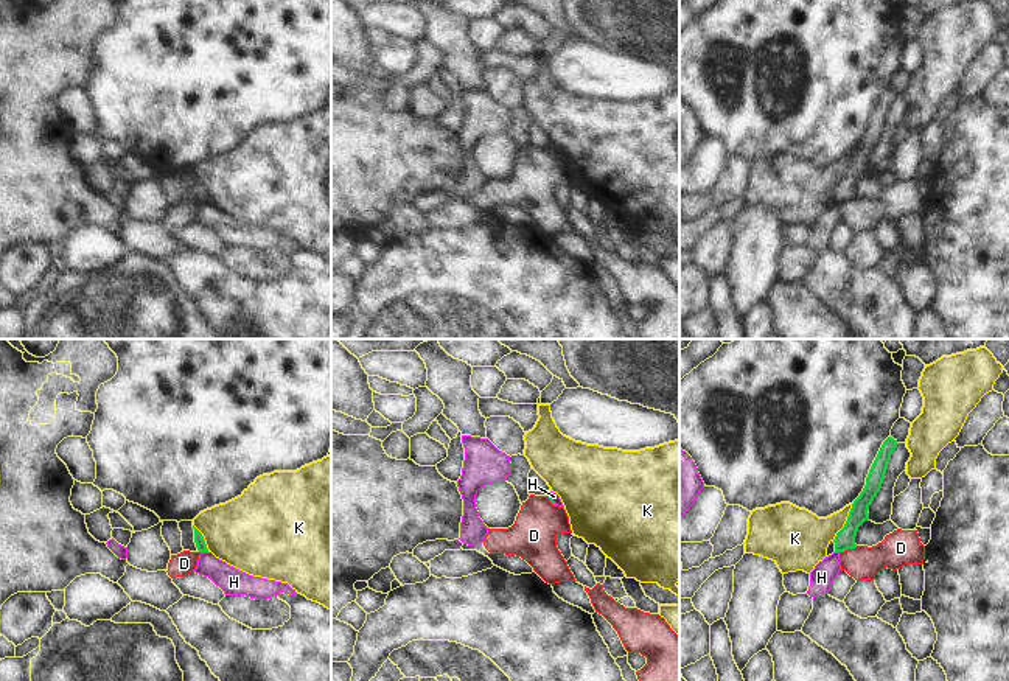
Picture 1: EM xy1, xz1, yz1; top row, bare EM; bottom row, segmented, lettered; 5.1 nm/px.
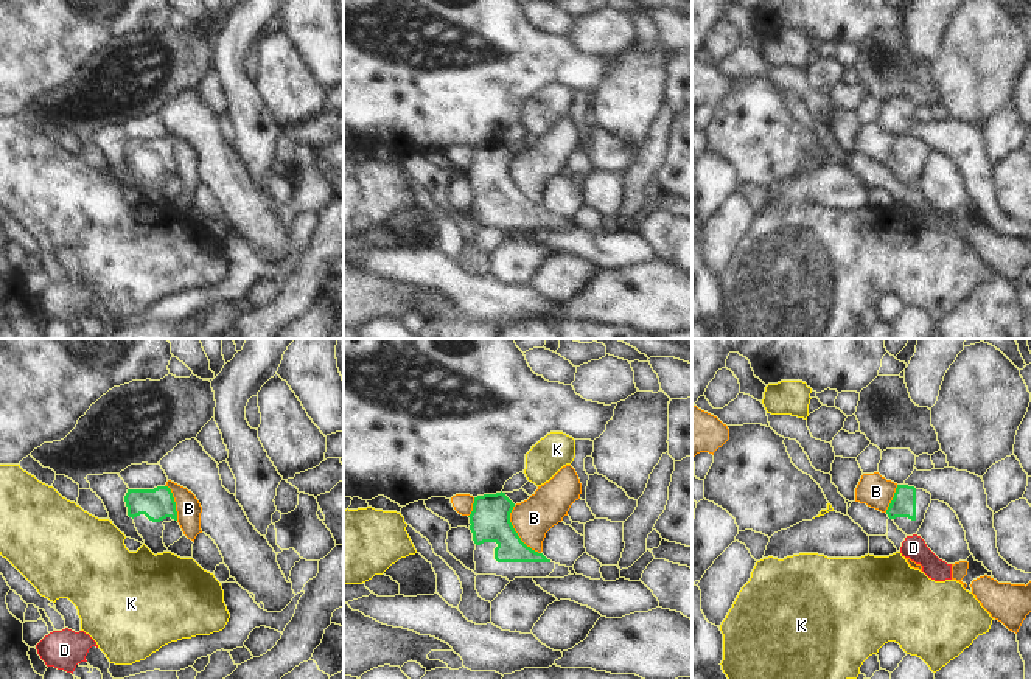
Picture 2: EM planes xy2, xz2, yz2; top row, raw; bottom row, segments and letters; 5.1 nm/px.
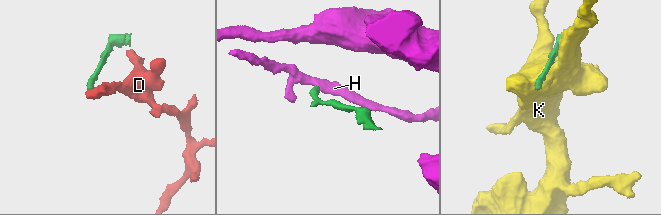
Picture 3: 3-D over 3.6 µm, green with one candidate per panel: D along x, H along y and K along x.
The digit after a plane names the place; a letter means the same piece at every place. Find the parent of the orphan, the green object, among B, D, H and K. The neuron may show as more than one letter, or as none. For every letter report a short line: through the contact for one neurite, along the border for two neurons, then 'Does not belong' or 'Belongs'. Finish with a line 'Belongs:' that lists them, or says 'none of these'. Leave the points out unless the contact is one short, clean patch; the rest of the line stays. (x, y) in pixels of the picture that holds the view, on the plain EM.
B: Does not belong
D: Line: yz1 (857, 198), (838, 204). Does not belong
H: Line: xy1 (201, 202), (207, 204). Does not belong
K: Does not belong
Belongs: none of these.

